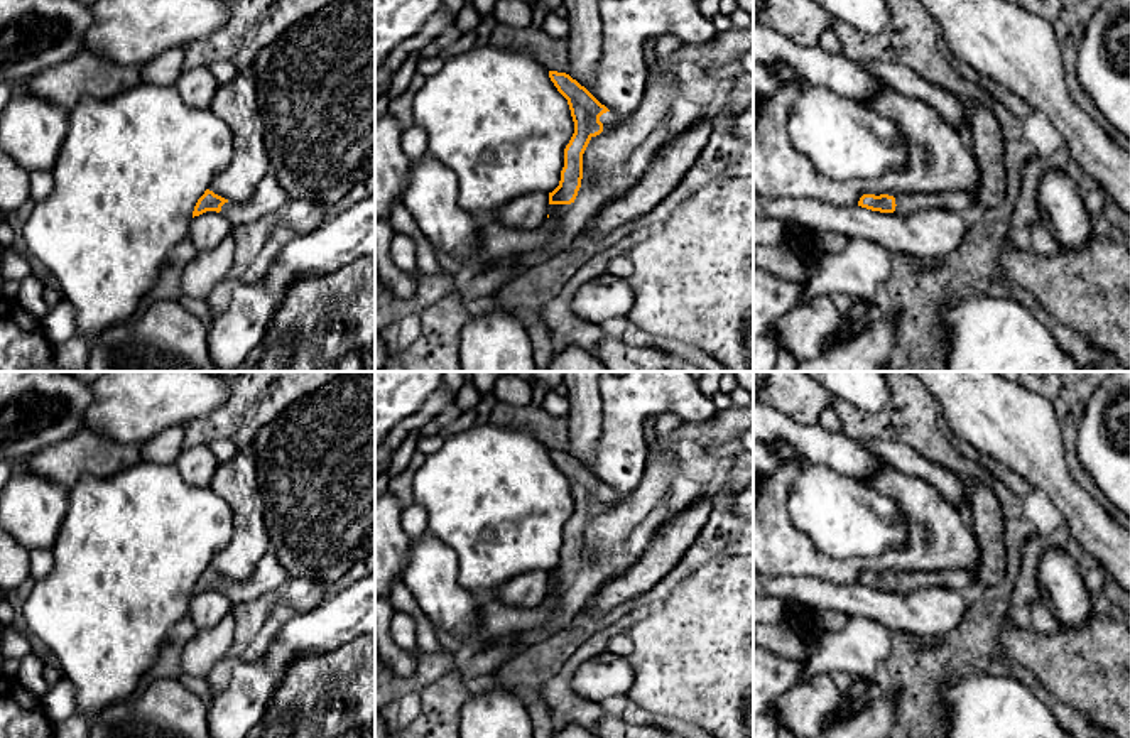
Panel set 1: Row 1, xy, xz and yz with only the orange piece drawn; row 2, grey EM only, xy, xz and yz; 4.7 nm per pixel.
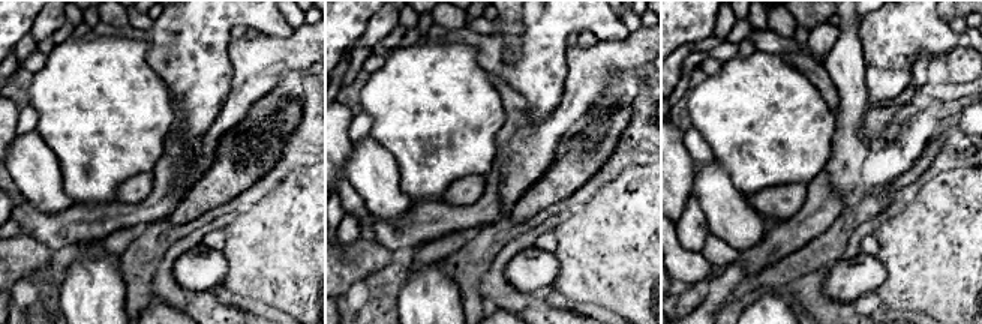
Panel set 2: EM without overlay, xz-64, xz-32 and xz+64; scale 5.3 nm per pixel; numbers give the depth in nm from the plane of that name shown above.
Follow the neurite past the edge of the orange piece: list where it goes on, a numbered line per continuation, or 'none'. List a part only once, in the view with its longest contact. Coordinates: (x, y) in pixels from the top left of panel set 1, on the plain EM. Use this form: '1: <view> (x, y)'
1: xz (607, 531)

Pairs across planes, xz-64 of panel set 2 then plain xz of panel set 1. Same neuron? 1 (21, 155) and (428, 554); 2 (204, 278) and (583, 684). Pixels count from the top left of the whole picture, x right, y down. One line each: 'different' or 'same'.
1: same
2: same

